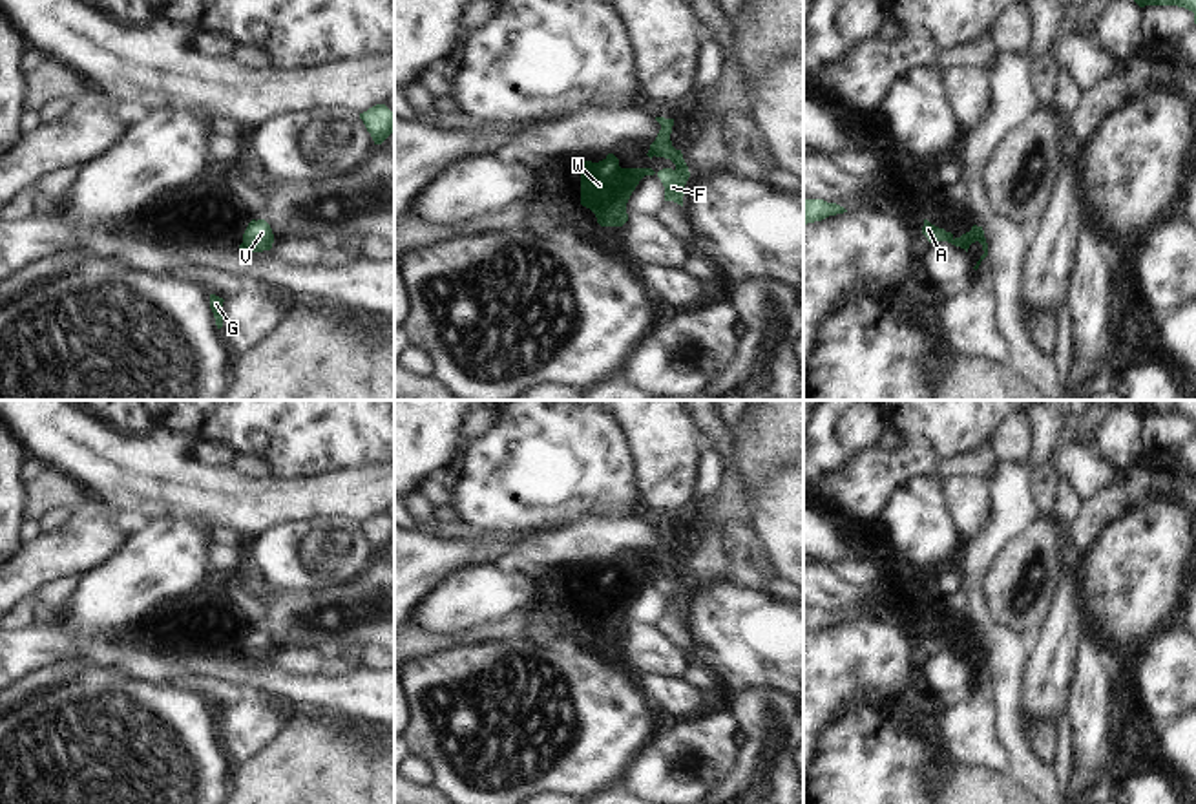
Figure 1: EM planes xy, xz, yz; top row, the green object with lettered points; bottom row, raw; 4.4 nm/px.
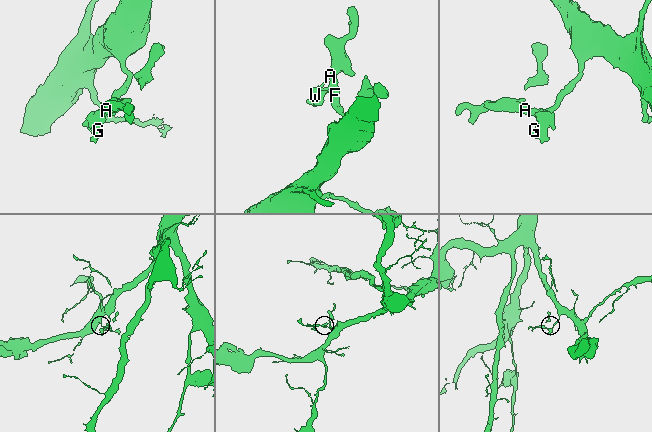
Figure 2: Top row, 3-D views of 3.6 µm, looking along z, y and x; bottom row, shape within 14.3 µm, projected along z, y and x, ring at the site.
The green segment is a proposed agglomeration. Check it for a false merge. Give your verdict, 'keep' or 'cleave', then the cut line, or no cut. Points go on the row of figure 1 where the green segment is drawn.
cleave; cut in yz along (970, 242), (961, 247)

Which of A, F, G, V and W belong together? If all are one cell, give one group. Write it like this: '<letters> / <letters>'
A F V / G W

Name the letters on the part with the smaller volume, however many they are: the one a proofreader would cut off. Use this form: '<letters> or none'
G, W

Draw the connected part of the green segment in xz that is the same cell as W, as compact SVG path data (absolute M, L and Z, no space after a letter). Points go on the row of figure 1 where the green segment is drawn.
M608 153L603 161L581 164L581 205L590 208L601 227L623 227L628 221L626 203L652 168L621 168L619 159Z

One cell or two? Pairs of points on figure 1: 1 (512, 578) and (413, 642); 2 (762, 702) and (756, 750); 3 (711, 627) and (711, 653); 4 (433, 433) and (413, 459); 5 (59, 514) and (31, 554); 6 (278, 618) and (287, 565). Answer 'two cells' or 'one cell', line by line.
1: two cells
2: one cell
3: one cell
4: one cell
5: two cells
6: two cells

